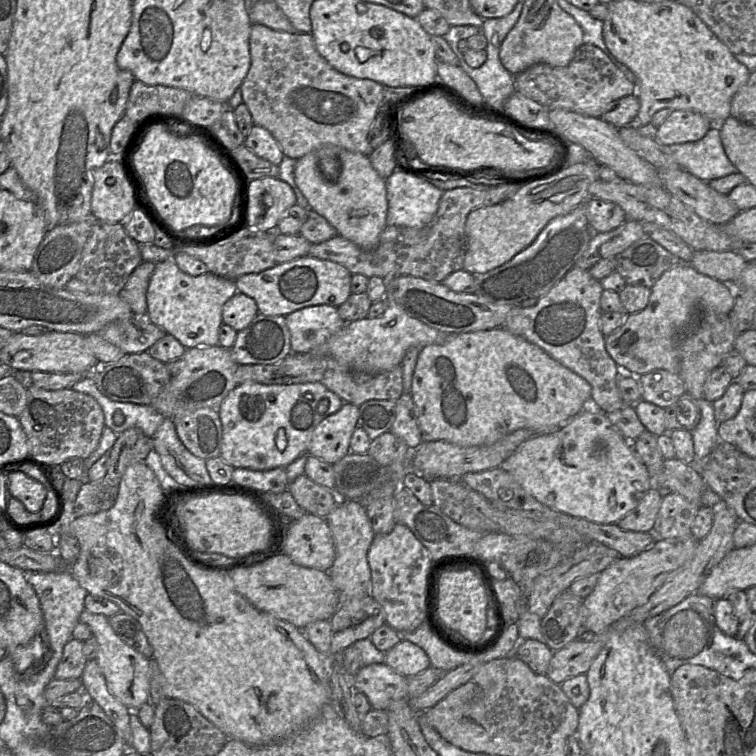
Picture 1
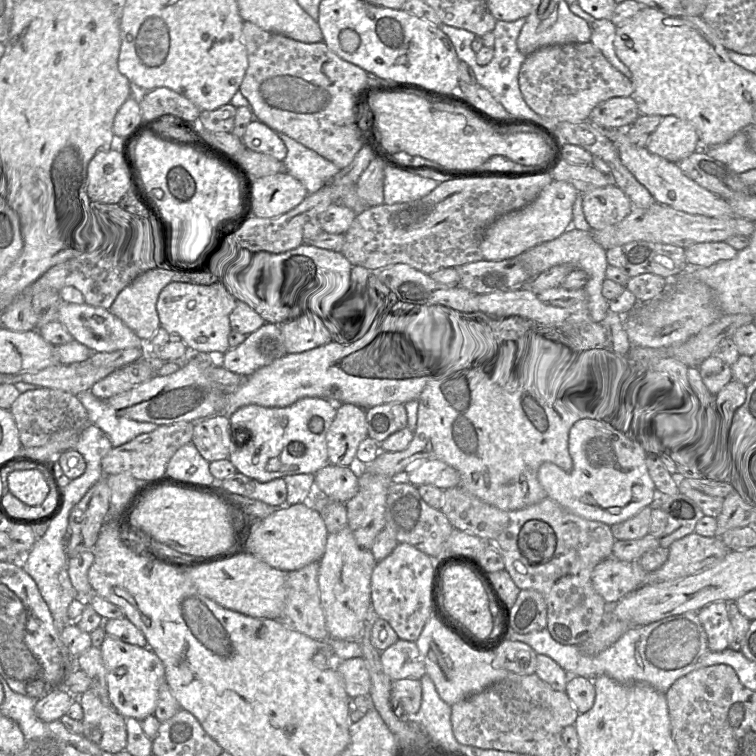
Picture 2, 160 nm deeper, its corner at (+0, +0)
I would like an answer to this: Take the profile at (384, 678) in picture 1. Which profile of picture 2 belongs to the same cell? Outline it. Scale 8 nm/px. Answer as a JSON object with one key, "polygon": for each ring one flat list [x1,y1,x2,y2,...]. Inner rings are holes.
{"polygon":[[362,657,336,661,334,665,344,679,345,690,349,697,370,694,370,674]]}

